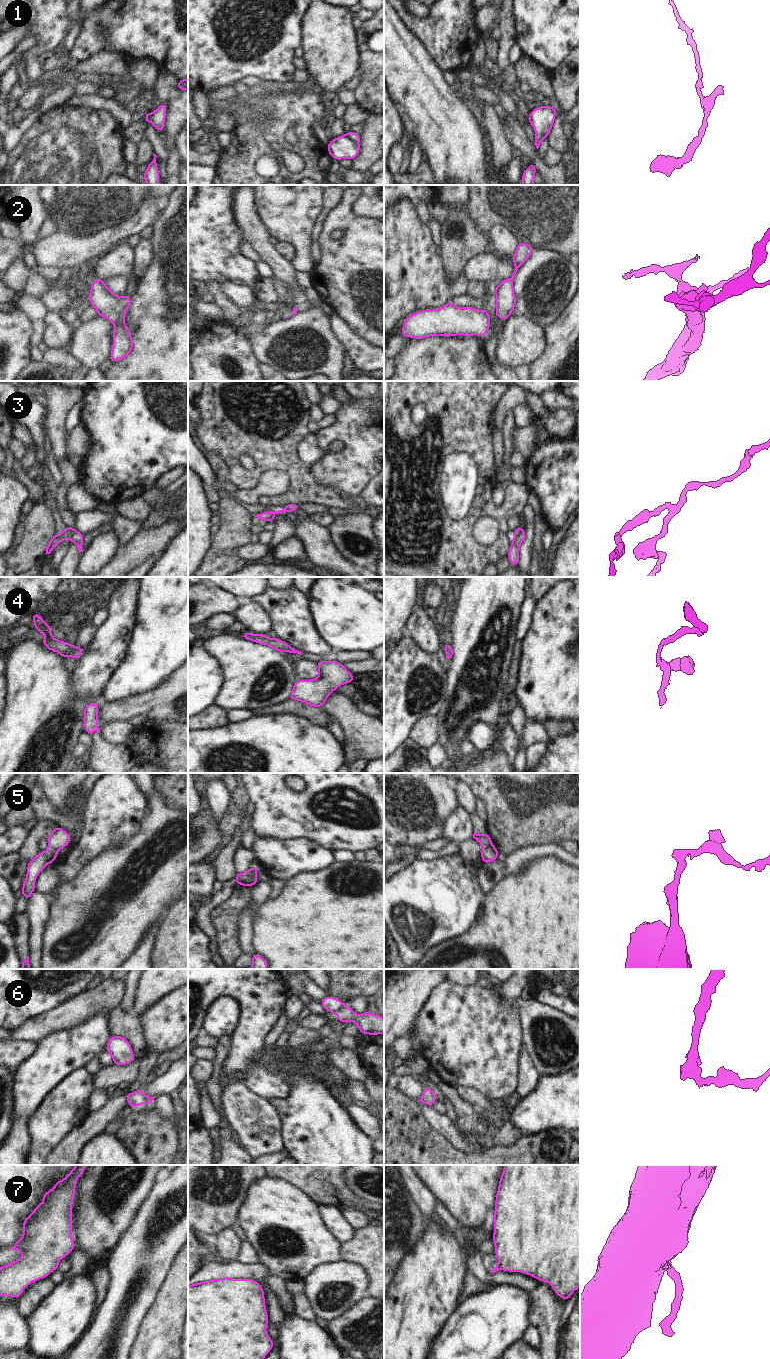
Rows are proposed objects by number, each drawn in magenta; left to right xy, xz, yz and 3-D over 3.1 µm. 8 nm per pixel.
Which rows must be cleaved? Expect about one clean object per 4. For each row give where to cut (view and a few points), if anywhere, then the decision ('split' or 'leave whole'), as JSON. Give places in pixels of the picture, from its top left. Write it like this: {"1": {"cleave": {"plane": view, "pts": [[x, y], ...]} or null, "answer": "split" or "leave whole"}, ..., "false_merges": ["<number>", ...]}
{"1": {"cleave": {"plane": "xz", "pts": [[344, 134], [358, 143]]}, "answer": "split"}, "2": {"cleave": null, "answer": "leave whole"}, "3": {"cleave": {"plane": "xy", "pts": [[75, 529], [69, 537]]}, "answer": "split"}, "4": {"cleave": null, "answer": "leave whole"}, "5": {"cleave": {"plane": "xz", "pts": [[247, 871], [253, 884]]}, "answer": "split"}, "6": {"cleave": {"plane": "xz", "pts": [[343, 1005], [338, 1009]]}, "answer": "split"}, "7": {"cleave": {"plane": "xy", "pts": [[57, 1262], [55, 1268]]}, "answer": "split"}, "false_merges": ["1", "3", "5", "6", "7"]}

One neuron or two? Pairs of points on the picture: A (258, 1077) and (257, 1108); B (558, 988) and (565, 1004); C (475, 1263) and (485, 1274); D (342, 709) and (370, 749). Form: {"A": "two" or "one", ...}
{"A": "two", "B": "two", "C": "one", "D": "one"}

